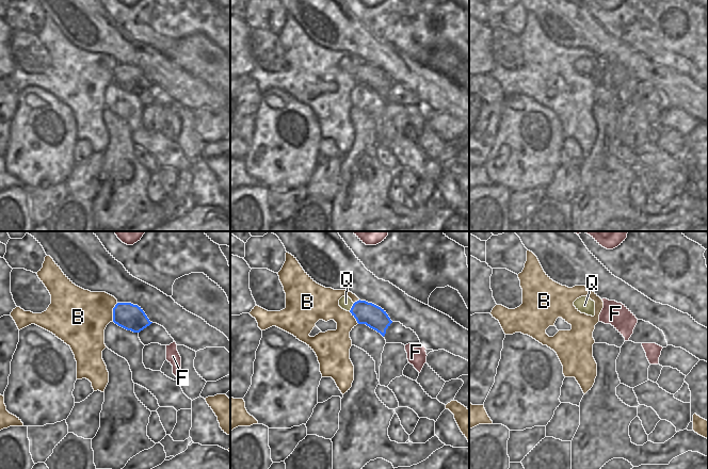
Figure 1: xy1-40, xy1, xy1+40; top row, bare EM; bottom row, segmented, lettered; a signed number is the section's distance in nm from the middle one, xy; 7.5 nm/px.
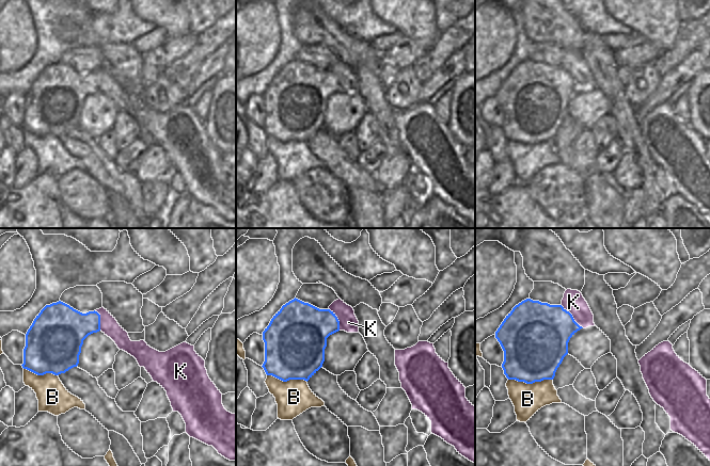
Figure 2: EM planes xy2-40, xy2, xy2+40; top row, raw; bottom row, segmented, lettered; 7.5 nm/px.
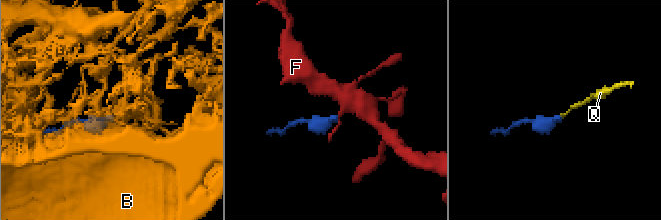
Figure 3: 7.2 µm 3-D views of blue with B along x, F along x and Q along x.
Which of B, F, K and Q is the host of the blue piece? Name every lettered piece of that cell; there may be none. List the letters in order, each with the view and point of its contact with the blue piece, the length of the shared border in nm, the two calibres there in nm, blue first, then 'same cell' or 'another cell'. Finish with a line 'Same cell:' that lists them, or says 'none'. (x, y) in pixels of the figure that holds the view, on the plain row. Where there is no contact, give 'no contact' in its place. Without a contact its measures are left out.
B: xy2+40 (531, 144) | 340 nm | 440/220 nm | another cell
F: no contact | another cell
K: xy2+40 (572, 78) | 240 nm | 420/160 nm | another cell
Q: xy1 (352, 68) | 80 nm | 170/100 nm | same cell
Same cell: Q

